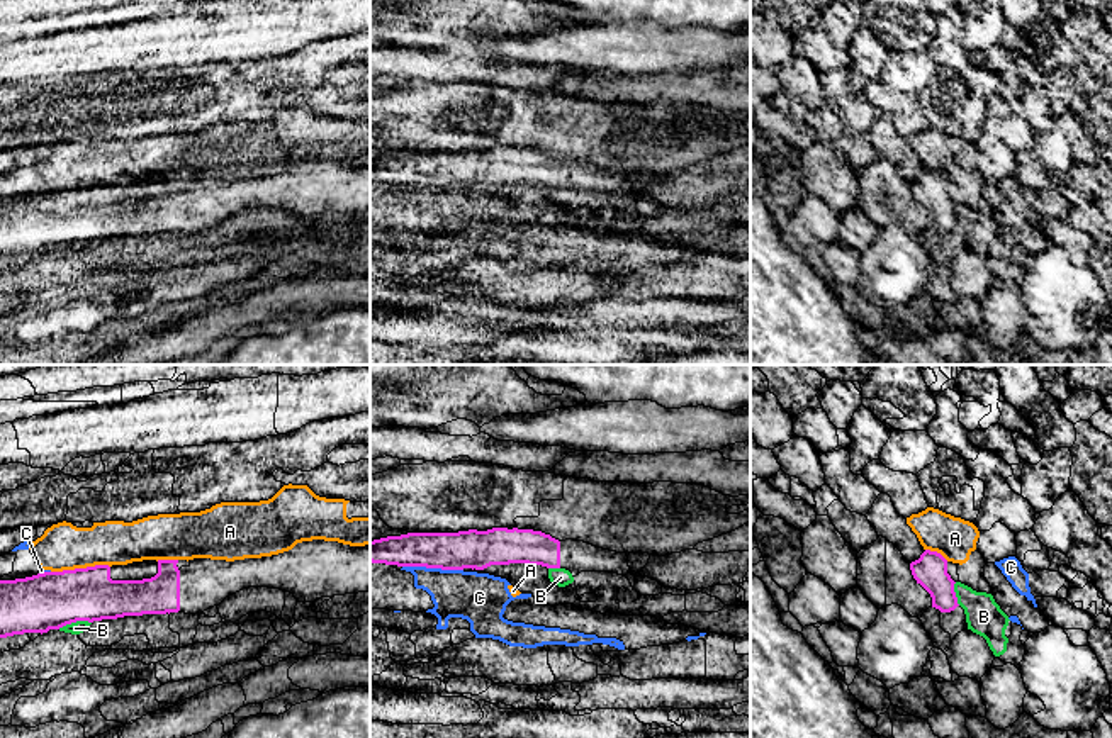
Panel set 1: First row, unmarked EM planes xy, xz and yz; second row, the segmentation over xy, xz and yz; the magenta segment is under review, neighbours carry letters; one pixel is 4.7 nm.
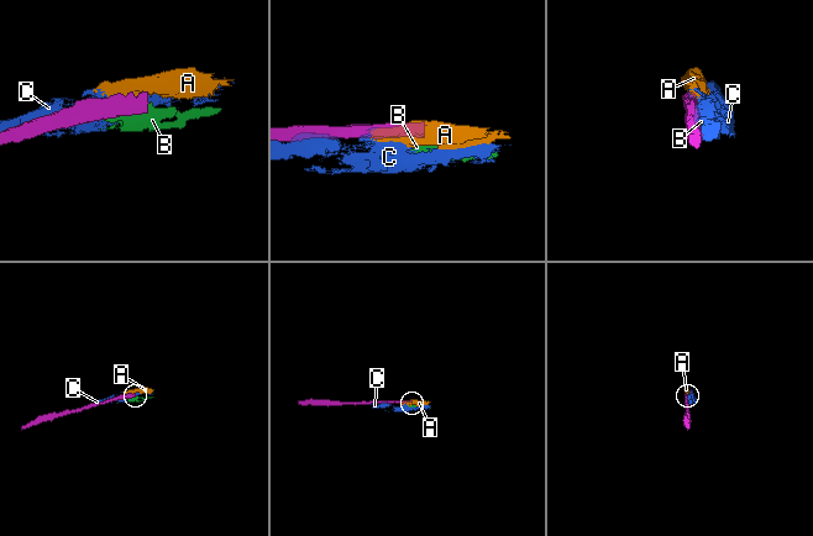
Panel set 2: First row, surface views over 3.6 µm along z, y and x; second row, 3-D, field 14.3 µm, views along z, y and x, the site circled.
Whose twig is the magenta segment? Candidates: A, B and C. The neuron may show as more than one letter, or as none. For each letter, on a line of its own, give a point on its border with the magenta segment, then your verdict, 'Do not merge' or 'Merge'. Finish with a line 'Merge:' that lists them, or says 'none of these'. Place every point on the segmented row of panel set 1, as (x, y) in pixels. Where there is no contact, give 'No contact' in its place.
A: Touches magenta at xy (80, 569). Do not merge
B: Touches magenta at xy (73, 621). Do not merge
C: Touches magenta at xz (433, 567). Do not merge
Merge: none of these

